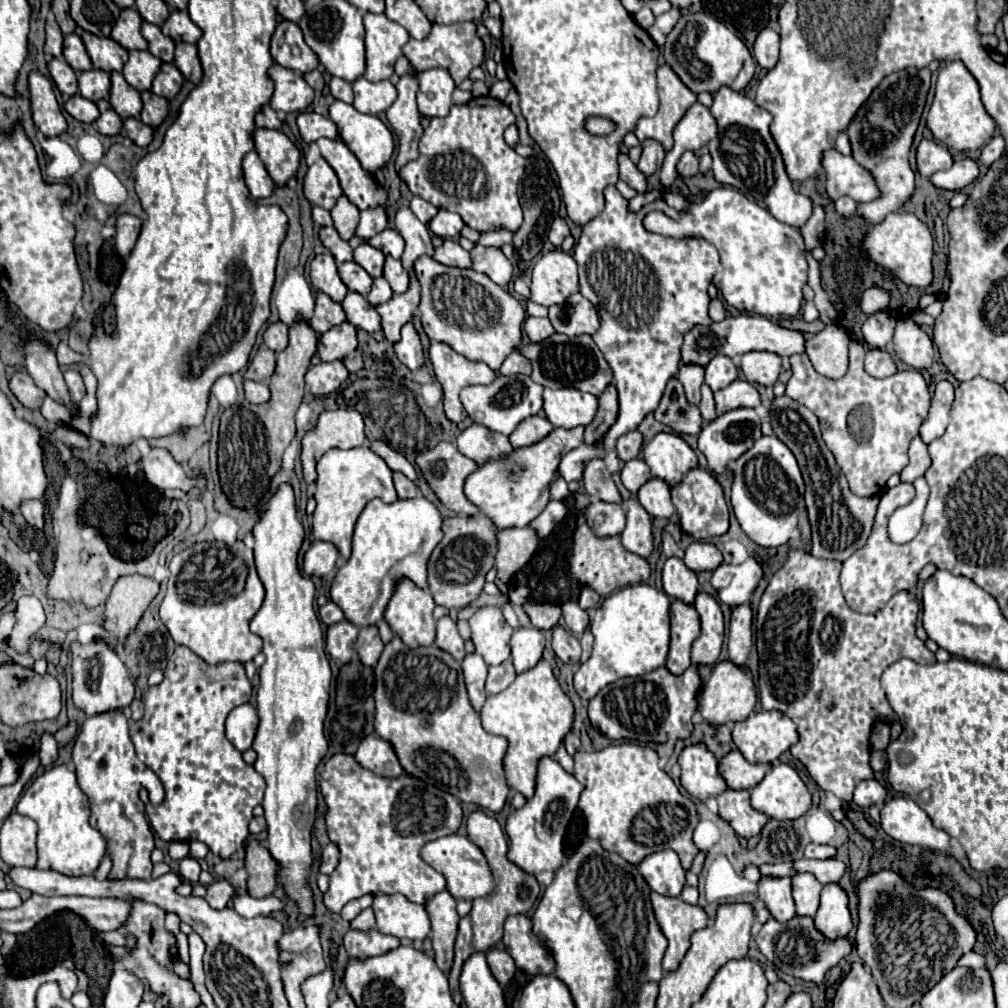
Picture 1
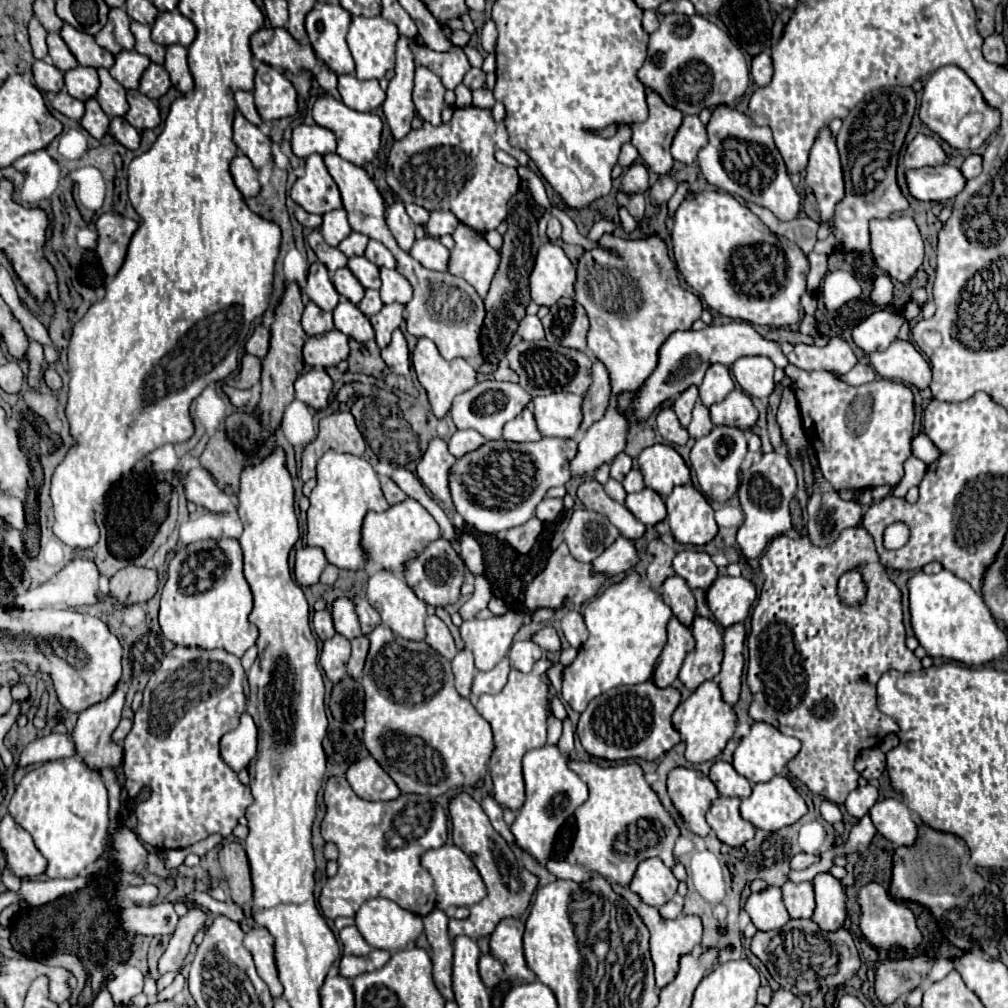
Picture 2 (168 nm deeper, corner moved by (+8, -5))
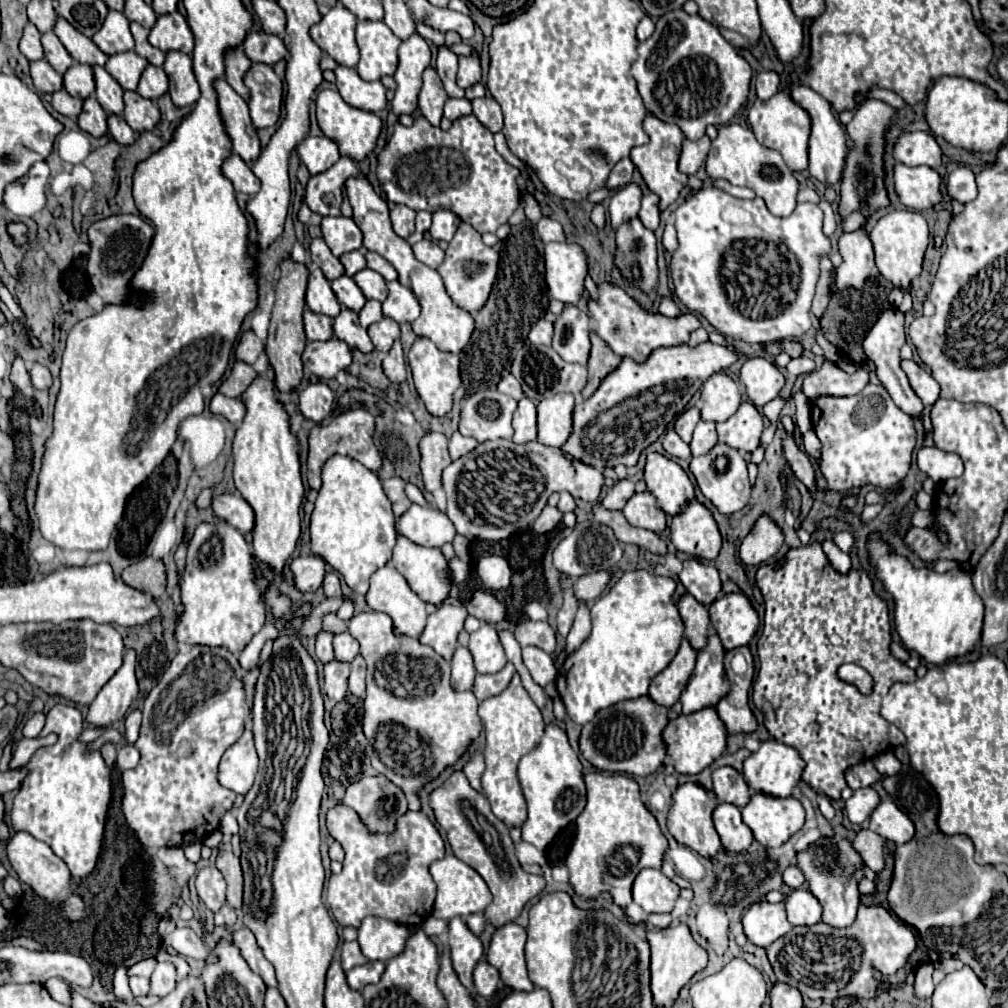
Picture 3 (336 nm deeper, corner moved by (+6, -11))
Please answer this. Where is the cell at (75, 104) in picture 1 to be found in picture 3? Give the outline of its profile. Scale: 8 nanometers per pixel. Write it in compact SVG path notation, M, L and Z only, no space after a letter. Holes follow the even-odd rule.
M58 90L52 94L52 108L68 118L78 118L78 114L82 112L82 98L74 98L70 96L66 90Z

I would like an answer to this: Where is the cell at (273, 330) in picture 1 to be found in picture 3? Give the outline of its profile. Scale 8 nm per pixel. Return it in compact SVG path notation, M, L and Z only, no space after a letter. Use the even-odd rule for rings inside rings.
M248 330L242 334L242 338L236 346L236 358L246 364L254 364L262 350L264 350L264 342L252 330Z

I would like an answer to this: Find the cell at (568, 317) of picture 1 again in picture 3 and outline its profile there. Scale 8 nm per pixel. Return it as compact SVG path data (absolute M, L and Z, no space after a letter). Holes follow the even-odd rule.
M568 304L554 324L552 348L566 362L586 364L590 354L590 318L578 306Z

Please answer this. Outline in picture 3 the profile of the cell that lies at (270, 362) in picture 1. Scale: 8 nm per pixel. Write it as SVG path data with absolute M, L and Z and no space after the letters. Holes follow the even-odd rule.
M234 362L230 376L220 384L218 392L224 394L224 396L230 396L230 398L238 398L252 384L252 380L256 376L258 374L254 372L252 366L244 364L244 362Z

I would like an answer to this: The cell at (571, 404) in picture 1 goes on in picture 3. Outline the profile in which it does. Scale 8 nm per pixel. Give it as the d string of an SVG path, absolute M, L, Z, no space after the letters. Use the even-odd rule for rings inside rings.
M558 394L537 405L537 440L544 446L562 446L572 432L574 396Z

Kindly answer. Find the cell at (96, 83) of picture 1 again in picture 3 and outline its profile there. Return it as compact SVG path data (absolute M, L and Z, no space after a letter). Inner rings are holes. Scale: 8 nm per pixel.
M74 62L64 74L64 90L76 98L88 98L94 92L94 76L88 64Z

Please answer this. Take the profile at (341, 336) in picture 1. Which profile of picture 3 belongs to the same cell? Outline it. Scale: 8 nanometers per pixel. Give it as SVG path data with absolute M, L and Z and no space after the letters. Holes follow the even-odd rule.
M330 338L326 342L308 342L302 354L304 368L322 380L334 378L352 362L352 352L346 342Z

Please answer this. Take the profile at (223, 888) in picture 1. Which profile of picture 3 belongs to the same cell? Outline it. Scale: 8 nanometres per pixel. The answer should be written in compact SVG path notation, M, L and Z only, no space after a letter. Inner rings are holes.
M160 962L150 978L150 992L148 996L168 996L176 988L176 968L168 962Z

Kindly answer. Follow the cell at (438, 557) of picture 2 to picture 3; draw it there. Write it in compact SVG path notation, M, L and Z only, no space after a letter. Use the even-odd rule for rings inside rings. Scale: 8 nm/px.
M398 534L392 564L424 602L440 604L448 598L450 576L446 572L438 574L438 566L446 566L440 548L418 546Z

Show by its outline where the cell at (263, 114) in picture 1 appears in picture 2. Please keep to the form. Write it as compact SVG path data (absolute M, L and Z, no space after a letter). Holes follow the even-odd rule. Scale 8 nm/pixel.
M236 92L236 94L234 94L234 100L236 100L236 104L238 104L238 112L240 112L248 122L252 122L252 124L256 124L256 126L262 126L262 124L264 124L264 120L260 118L260 114L258 114L258 110L256 110L256 106L254 106L254 98L252 98L250 92Z

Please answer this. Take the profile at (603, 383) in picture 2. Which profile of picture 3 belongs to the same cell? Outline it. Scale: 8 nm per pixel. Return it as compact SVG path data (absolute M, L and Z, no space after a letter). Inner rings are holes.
M590 332L590 338L592 338L592 352L590 352L590 360L588 360L588 384L582 390L584 398L588 398L600 386L602 378L608 372L612 372L622 360L608 348L608 344L602 338L598 338L596 332Z

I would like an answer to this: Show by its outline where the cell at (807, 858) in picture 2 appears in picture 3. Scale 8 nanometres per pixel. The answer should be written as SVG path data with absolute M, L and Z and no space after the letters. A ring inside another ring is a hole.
M790 866L790 868L784 870L782 880L784 880L784 884L786 884L788 888L796 890L796 888L800 888L800 886L804 884L804 874L798 870L798 866Z

